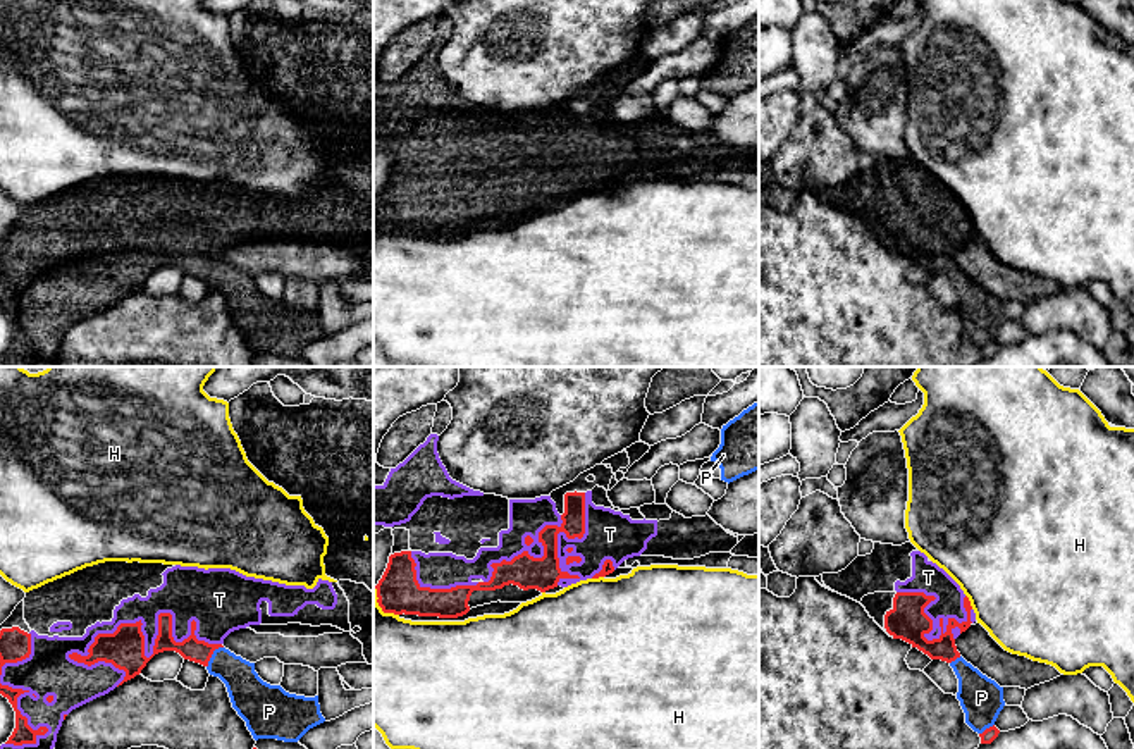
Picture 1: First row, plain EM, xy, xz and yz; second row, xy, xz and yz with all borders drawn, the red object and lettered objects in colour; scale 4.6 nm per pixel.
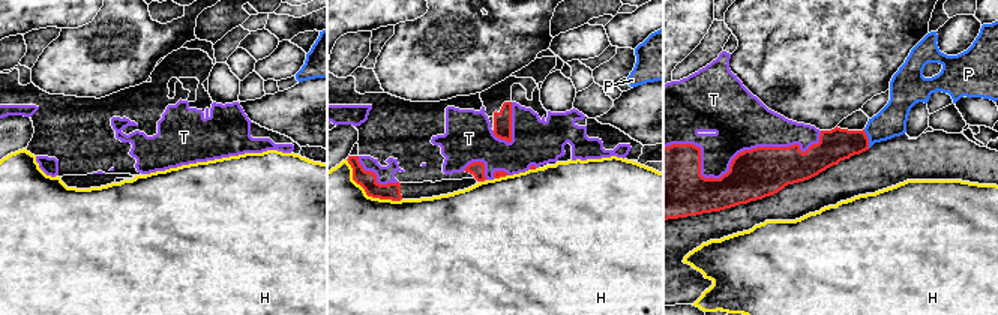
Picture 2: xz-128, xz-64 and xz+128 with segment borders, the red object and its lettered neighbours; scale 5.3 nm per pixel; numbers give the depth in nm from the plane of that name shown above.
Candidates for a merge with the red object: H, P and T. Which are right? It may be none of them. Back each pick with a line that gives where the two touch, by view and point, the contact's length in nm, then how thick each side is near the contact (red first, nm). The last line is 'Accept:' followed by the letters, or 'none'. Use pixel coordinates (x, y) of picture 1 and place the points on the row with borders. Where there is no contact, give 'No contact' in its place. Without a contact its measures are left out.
P: Touches red at xy (212, 653). Shared border 130 nm. Thickness 110 nm (red) against 180 nm
Accept: P

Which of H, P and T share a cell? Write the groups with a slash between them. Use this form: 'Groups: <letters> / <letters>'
Groups: H / P / T

